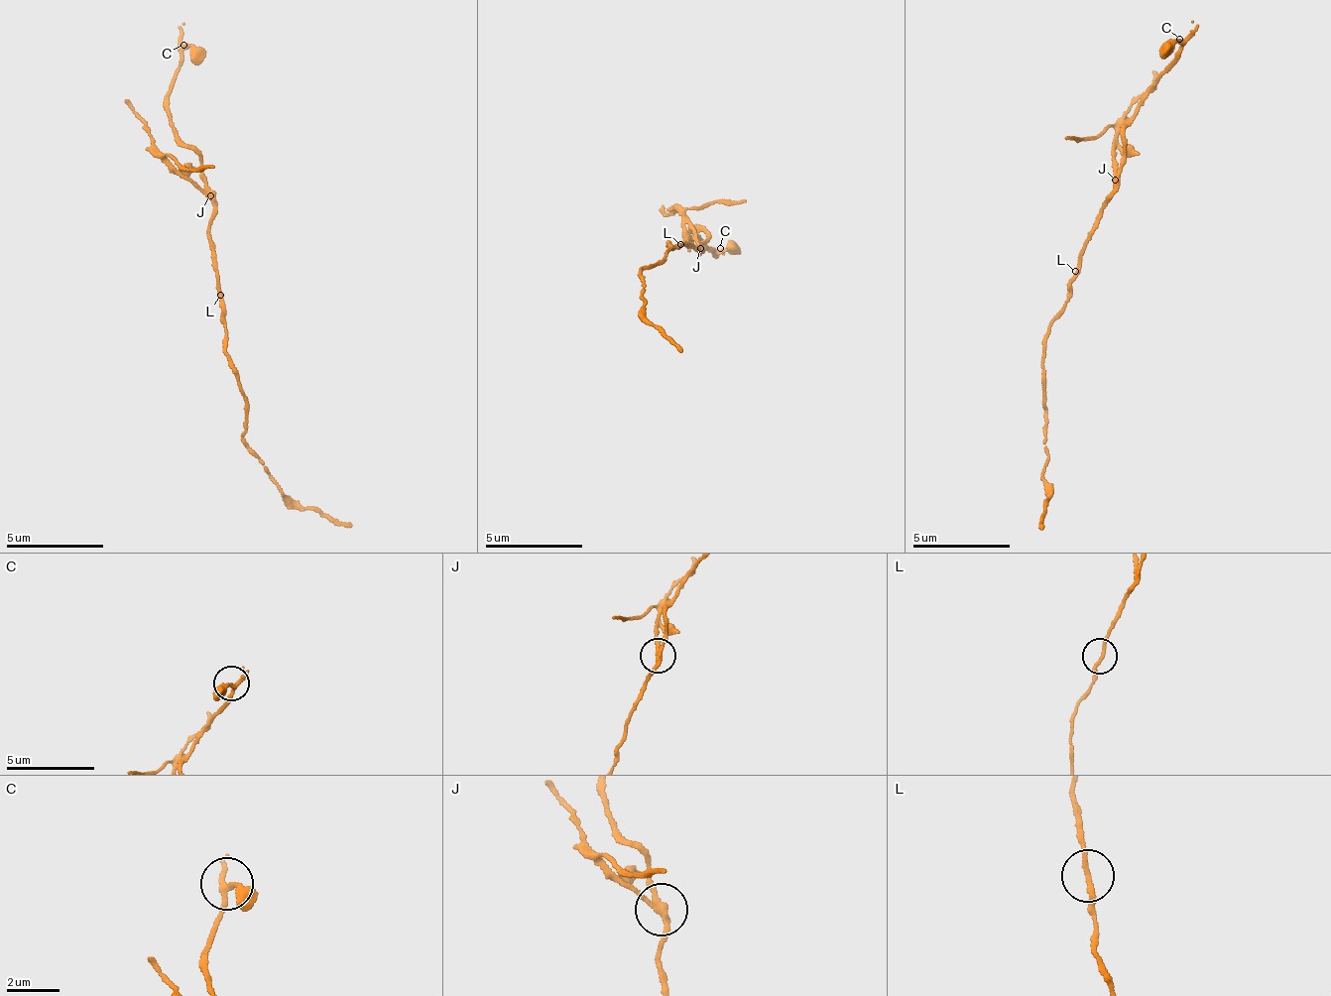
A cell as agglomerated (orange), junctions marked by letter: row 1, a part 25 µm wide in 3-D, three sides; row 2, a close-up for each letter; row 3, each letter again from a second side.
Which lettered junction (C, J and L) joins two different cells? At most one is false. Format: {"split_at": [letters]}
{"split_at": ["J"]}

